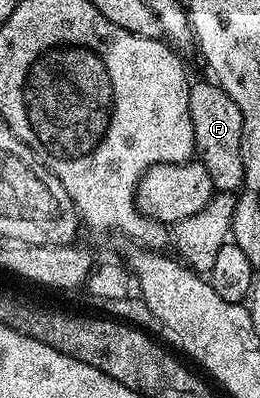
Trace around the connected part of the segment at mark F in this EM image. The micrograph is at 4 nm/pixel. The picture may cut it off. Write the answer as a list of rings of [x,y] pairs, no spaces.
[[[196,81],[189,87],[191,125],[194,126],[196,149],[201,161],[211,176],[213,187],[219,192],[235,193],[244,184],[244,163],[242,162],[241,110],[229,98],[220,85],[210,81]]]

